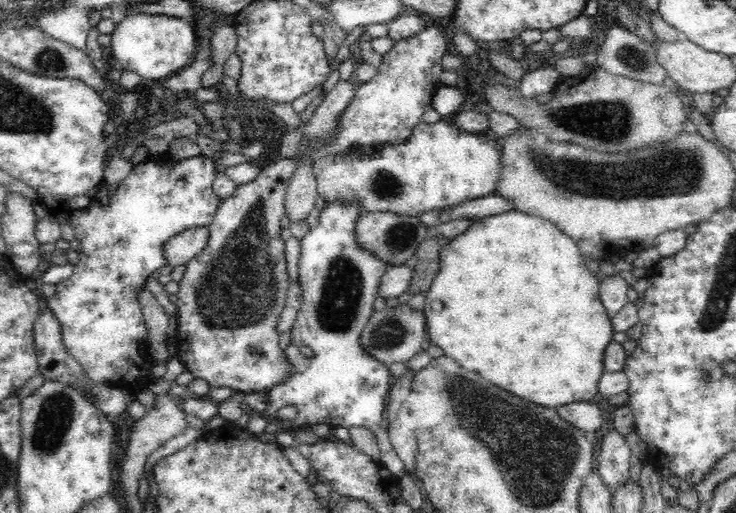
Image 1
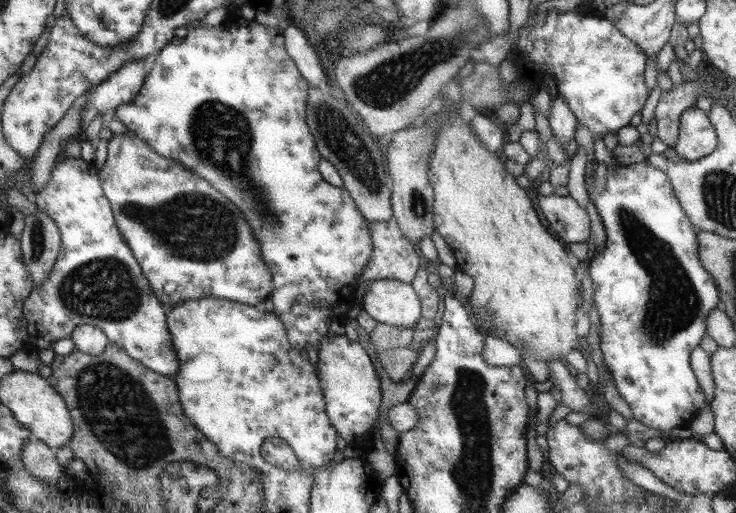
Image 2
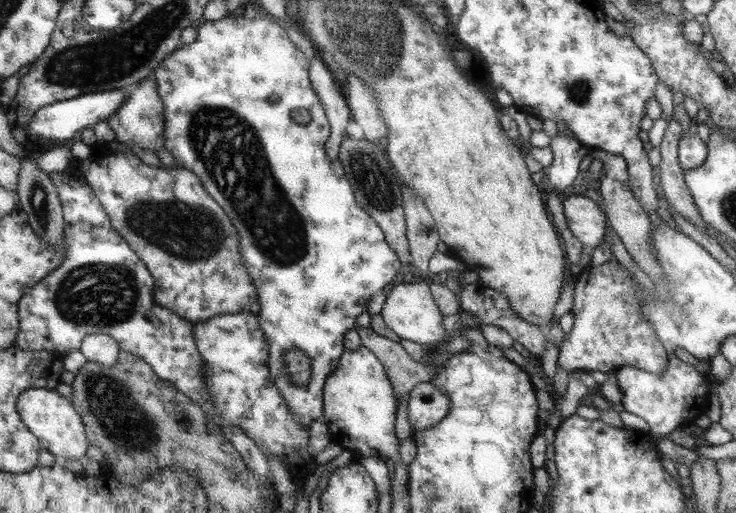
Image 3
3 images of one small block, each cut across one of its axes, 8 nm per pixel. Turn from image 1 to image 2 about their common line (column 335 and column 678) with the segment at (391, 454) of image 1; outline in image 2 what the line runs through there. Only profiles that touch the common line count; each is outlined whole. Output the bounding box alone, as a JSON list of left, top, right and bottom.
[585,162,720,431]

